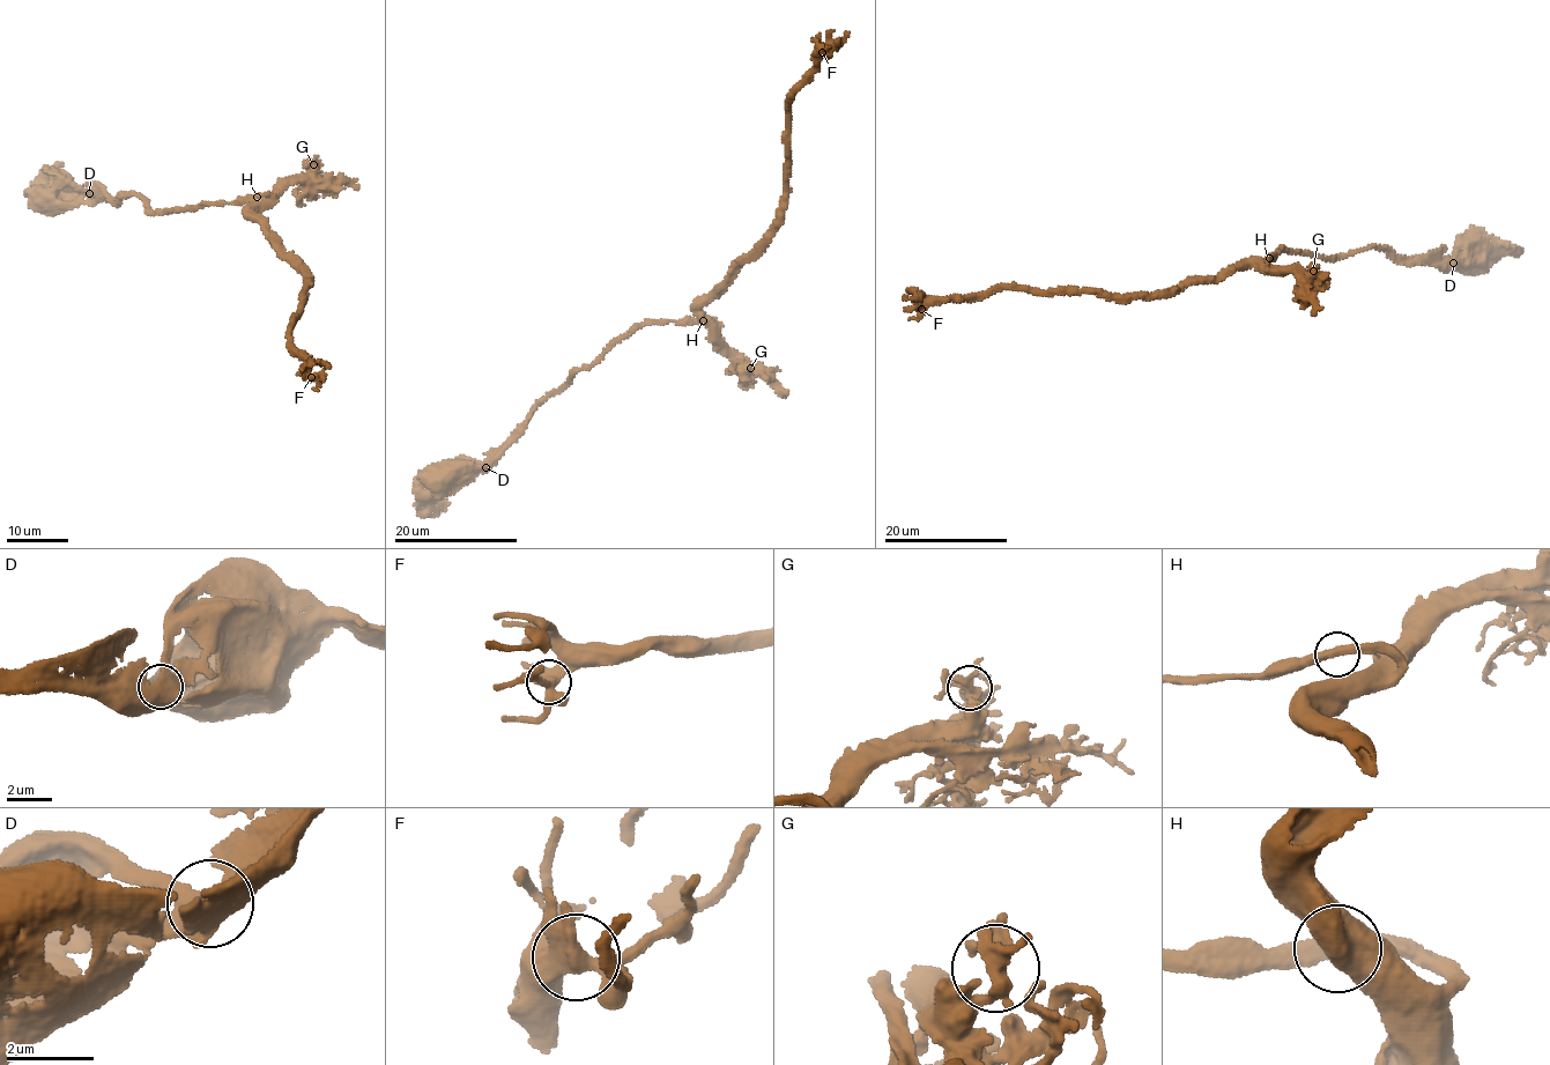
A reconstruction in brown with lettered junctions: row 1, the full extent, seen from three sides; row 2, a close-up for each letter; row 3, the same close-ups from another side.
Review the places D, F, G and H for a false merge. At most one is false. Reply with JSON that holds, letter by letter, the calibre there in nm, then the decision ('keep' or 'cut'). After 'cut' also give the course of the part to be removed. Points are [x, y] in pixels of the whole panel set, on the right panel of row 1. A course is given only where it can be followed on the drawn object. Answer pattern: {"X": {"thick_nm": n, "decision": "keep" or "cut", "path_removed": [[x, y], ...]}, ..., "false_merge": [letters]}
{"D": {"thick_nm": 400, "decision": "keep"}, "F": {"thick_nm": 340, "decision": "keep"}, "G": {"thick_nm": 280, "decision": "keep"}, "H": {"thick_nm": 320, "decision": "keep"}, "false_merge": []}

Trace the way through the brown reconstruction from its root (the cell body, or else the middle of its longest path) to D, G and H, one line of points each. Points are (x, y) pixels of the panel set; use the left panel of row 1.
D: (51, 200), (59, 204), (66, 198), (89, 193)
G: (51, 200), (90, 192), (112, 201), (134, 193), (157, 213), (261, 196), (274, 201), (313, 164)
H: (51, 200), (59, 204), (90, 192), (112, 201), (134, 193), (147, 209), (157, 213), (240, 204), (257, 197)

